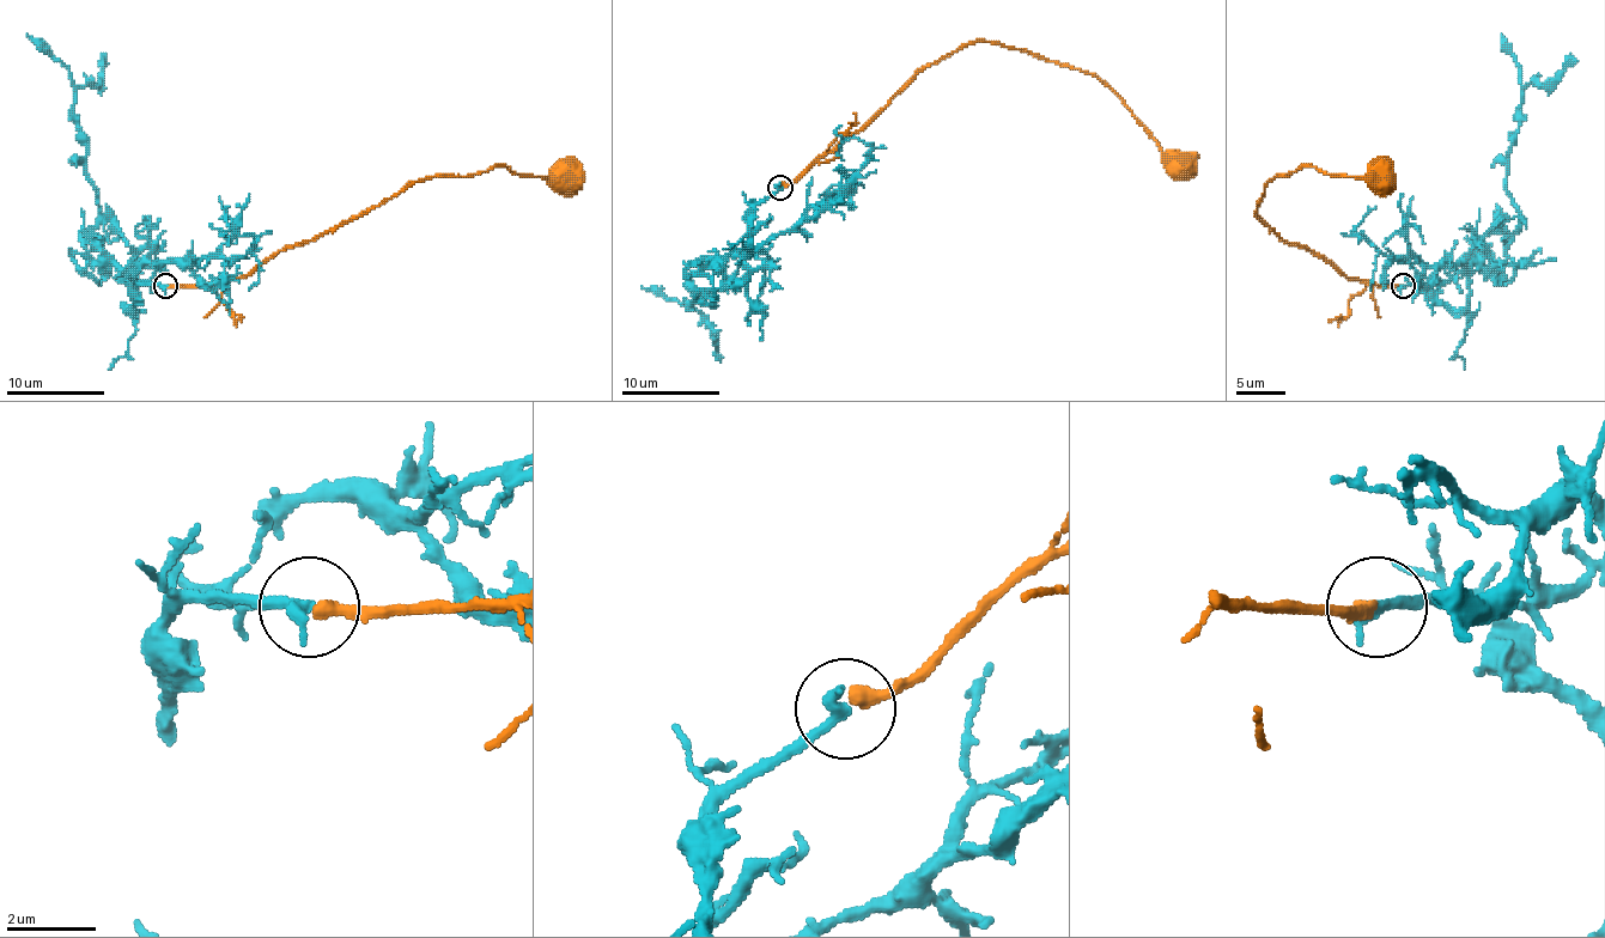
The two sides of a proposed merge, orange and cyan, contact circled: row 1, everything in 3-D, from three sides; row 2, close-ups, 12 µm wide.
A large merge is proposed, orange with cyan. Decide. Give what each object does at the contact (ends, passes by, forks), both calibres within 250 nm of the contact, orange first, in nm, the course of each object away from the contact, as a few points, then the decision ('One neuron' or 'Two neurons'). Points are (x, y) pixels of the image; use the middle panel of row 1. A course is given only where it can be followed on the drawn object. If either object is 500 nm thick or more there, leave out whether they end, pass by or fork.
At the ring orange ends. At the ring cyan ends. Thickness 340 nm (orange) against 340 nm. Course of orange: (782, 187), (797, 182), (861, 131), (920, 71), (977, 42), (998, 42), (1098, 75), (1163, 152), (1179, 160). Course of cyan: (779, 187), (752, 209), (745, 254), (686, 270), (707, 278), (716, 300), (695, 296), (712, 303), (642, 286). One neuron

